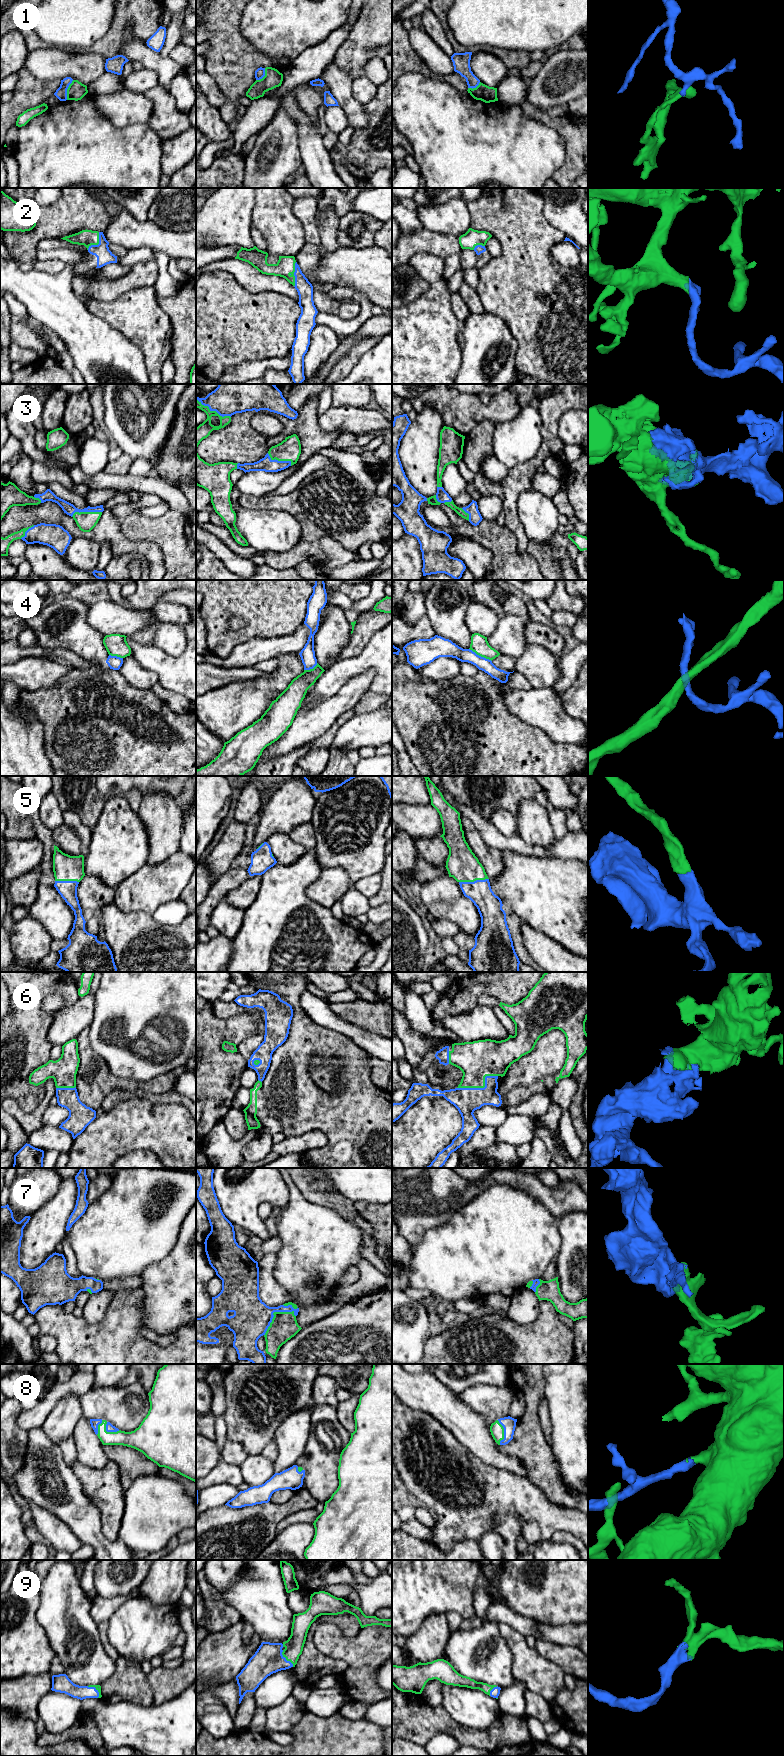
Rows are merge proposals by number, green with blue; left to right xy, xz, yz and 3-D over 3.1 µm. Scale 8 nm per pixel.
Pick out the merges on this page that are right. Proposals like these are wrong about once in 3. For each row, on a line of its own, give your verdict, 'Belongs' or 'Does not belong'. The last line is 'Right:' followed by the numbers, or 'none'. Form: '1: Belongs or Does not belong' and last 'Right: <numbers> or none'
1: Does not belong
2: Belongs
3: Belongs
4: Does not belong
5: Belongs
6: Belongs
7: Belongs
8: Belongs
9: Belongs
Right: 2, 3, 5, 6, 7, 8, 9

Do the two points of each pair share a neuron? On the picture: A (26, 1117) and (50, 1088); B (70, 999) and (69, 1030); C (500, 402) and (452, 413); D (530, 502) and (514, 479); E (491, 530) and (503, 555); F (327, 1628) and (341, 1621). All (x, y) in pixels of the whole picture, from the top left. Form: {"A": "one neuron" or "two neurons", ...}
{"A": "one neuron", "B": "two neurons", "C": "one neuron", "D": "two neurons", "E": "one neuron", "F": "two neurons"}

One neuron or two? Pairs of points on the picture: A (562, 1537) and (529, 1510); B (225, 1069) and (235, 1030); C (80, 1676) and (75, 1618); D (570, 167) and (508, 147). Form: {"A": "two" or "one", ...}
{"A": "two", "B": "one", "C": "one", "D": "two"}

